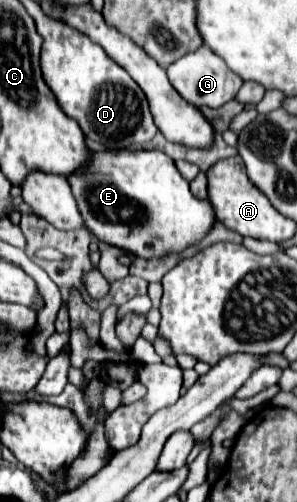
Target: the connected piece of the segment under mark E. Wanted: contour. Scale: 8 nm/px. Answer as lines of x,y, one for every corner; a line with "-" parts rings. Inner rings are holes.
121,150
121,152
95,152
85,170
77,170
69,178
73,196
77,198
79,212
85,218
85,226
103,242
117,246
139,258
163,258
183,252
197,244
217,224
213,206
209,200
195,198
189,190
189,182
175,168
175,162
159,150

